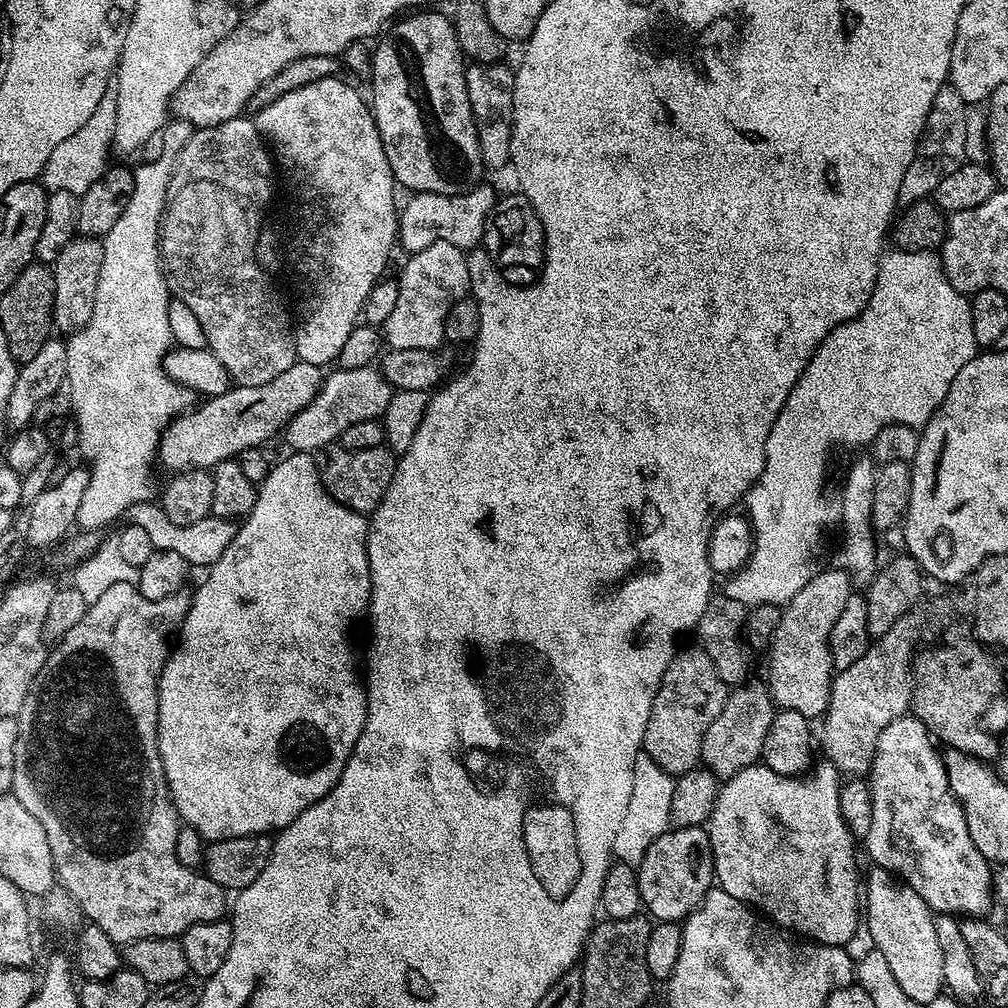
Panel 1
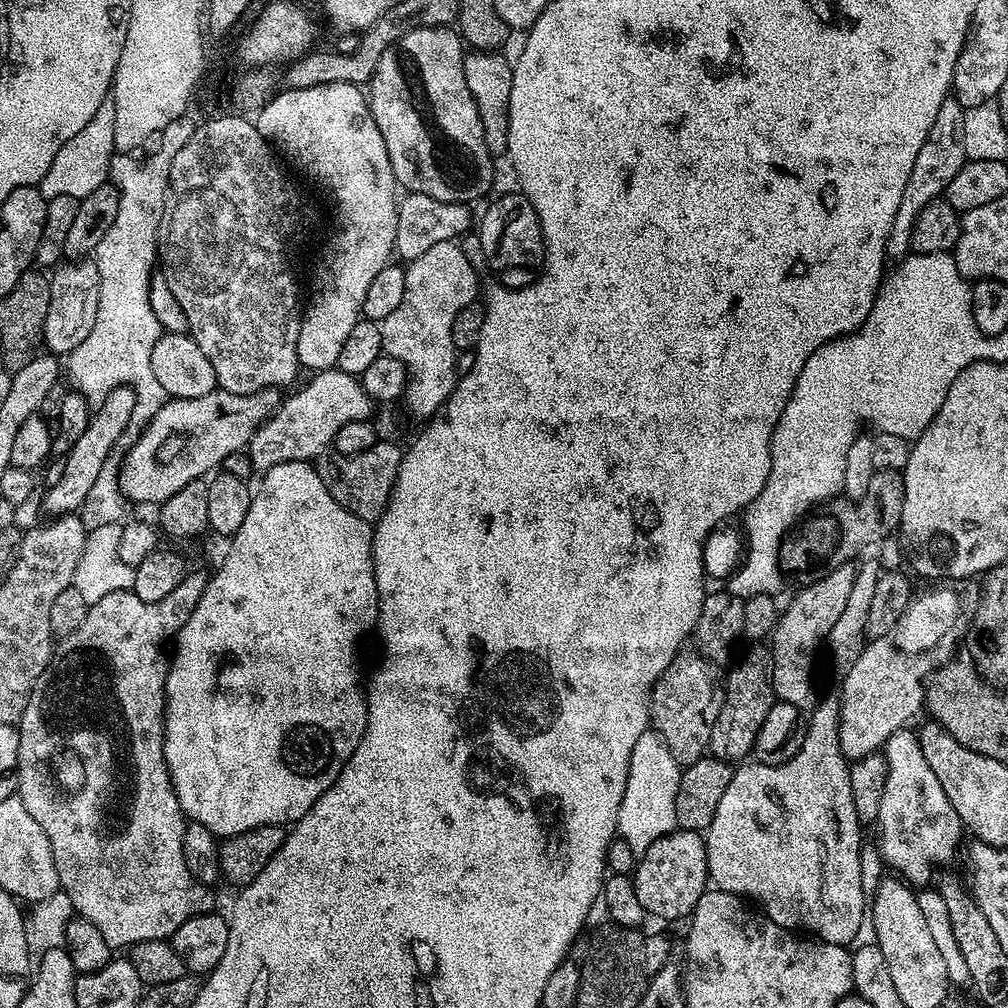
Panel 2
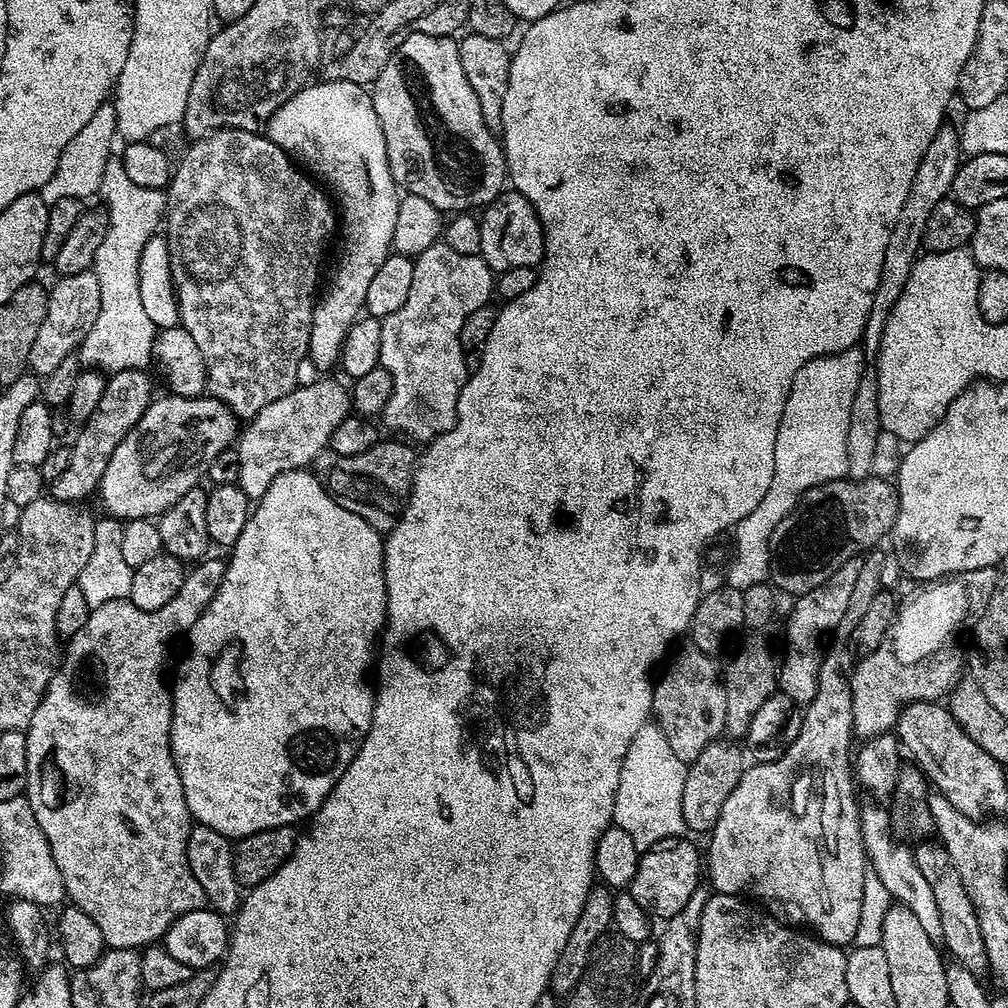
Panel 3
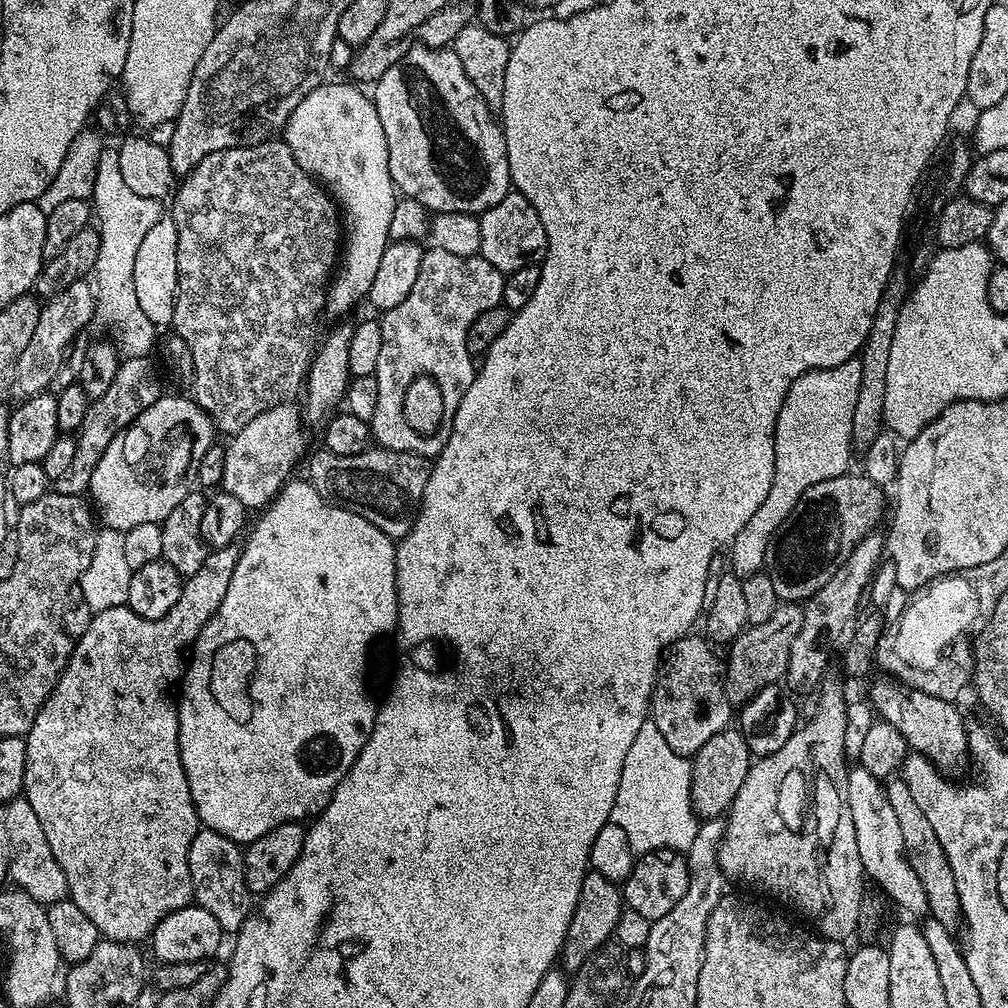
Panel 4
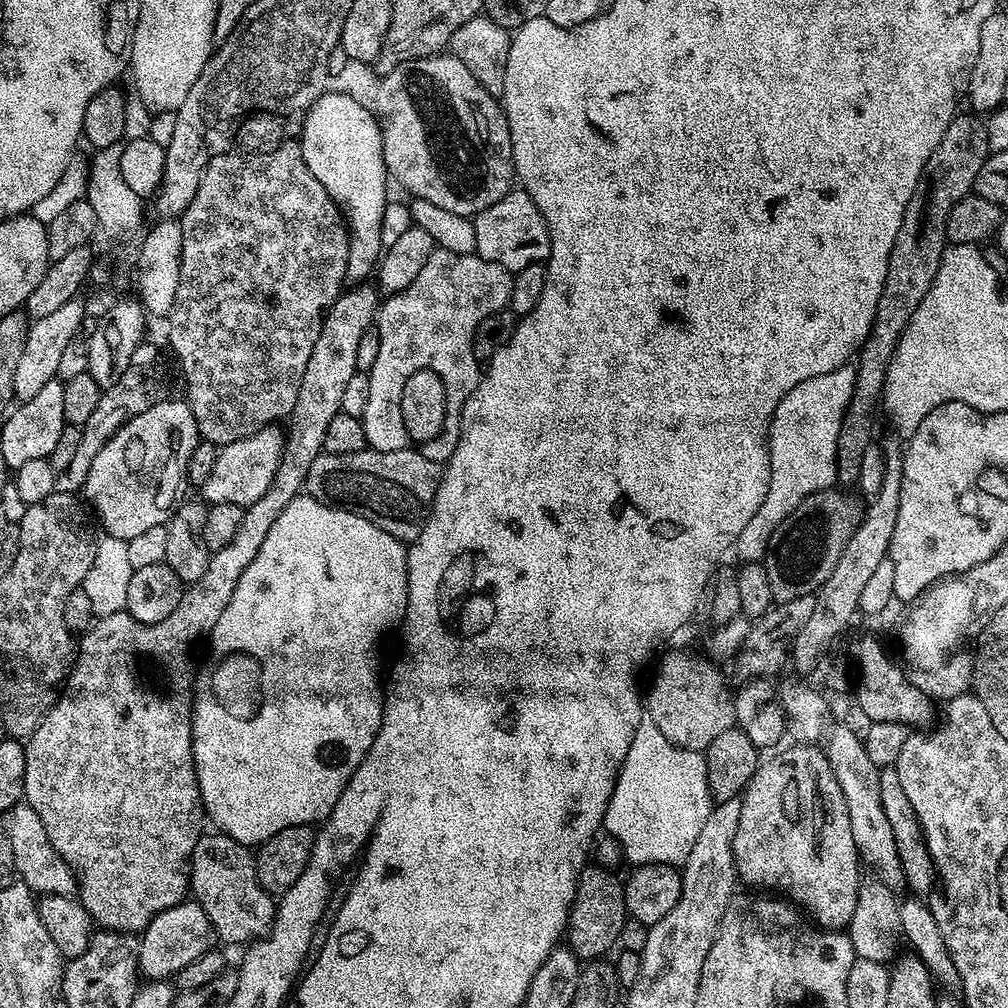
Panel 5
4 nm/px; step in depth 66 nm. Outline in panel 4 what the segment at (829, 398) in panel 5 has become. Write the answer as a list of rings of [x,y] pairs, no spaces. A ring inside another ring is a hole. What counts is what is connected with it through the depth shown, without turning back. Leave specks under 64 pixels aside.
[[[853,358],[842,366],[814,368],[790,386],[776,419],[774,434],[774,482],[762,506],[754,510],[750,522],[738,530],[730,545],[731,571],[743,578],[761,571],[766,546],[777,526],[792,512],[798,498],[814,482],[843,476],[849,471],[848,452],[852,448],[852,415],[856,391],[860,388],[860,361]]]

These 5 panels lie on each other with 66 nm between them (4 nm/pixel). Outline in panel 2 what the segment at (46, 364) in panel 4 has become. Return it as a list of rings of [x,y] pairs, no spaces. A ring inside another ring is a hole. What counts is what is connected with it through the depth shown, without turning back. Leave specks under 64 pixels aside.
[[[91,259],[74,260],[59,265],[51,275],[50,305],[43,327],[45,349],[56,356],[66,356],[90,334],[98,314],[99,268]]]

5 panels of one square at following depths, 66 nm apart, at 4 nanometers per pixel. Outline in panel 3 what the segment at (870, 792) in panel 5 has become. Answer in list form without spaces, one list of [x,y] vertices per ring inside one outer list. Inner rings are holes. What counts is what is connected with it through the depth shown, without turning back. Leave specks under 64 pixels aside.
[[[876,802],[867,803],[863,803],[860,807],[860,829],[862,830],[864,852],[869,858],[873,875],[876,874],[883,888],[892,896],[893,901],[906,905],[917,915],[918,922],[921,923],[931,940],[941,941],[942,924],[940,924],[940,913],[935,895],[922,875],[922,871],[918,868],[913,851],[894,840],[892,836],[893,821],[889,809],[887,812],[885,805]]]

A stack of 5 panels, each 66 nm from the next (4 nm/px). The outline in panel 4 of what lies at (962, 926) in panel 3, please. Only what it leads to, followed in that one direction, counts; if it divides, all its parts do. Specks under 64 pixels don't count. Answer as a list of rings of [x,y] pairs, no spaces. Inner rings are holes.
[[[889,777],[884,785],[888,801],[899,821],[907,861],[918,875],[924,887],[924,892],[926,892],[928,912],[942,926],[951,930],[955,929],[960,922],[960,903],[958,902],[954,872],[950,869],[950,862],[946,861],[946,854],[942,850],[942,844],[939,842],[934,829],[931,828],[930,822],[927,821],[926,814],[922,813],[918,802],[911,796],[910,786],[906,785],[903,777]]]

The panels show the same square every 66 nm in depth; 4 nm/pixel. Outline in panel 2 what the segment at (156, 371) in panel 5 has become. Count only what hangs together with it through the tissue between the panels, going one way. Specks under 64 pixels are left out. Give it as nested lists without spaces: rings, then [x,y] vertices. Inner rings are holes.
[[[127,386],[109,392],[107,398],[93,411],[92,421],[86,426],[82,438],[74,442],[74,446],[63,457],[64,473],[59,482],[47,485],[48,493],[44,496],[44,508],[49,517],[66,516],[79,513],[86,502],[86,494],[90,494],[90,486],[98,482],[98,474],[102,474],[102,466],[109,463],[112,447],[124,436],[128,423],[133,423],[136,415],[136,392]]]

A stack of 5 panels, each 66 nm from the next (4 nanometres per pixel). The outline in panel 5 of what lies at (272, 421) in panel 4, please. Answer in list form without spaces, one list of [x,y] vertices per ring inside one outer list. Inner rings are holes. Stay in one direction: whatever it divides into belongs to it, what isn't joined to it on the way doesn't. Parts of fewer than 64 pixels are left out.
[[[265,426],[254,434],[250,434],[241,440],[235,440],[223,445],[217,454],[214,468],[210,470],[209,477],[202,486],[203,499],[209,505],[218,502],[234,502],[241,506],[247,506],[258,502],[262,494],[266,494],[270,482],[274,482],[274,474],[278,470],[278,462],[284,453],[284,442],[286,439],[279,427]]]

